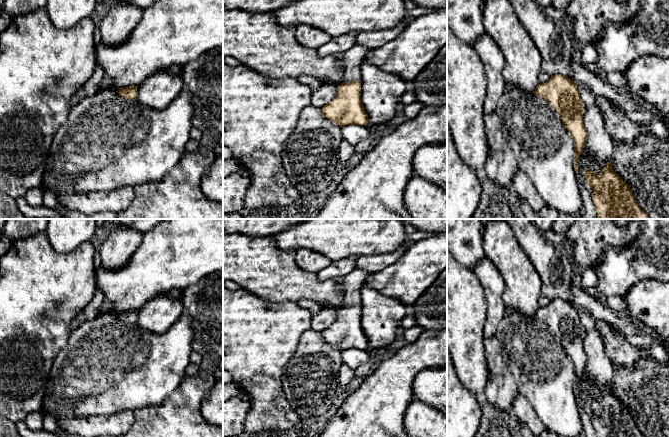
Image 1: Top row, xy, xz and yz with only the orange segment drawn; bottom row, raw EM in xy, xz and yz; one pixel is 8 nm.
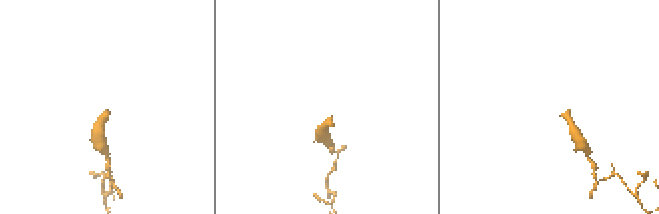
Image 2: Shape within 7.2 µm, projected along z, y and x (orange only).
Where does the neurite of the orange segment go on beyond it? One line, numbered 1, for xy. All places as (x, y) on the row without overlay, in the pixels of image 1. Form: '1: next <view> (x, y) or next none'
1: next none

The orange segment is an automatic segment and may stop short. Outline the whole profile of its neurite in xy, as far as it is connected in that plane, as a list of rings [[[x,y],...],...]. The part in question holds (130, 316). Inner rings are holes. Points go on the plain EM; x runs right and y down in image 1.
[[[132,309],[126,312],[119,313],[117,316],[119,317],[119,319],[126,323],[135,324],[137,321],[137,310]]]

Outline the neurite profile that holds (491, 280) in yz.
[[[487,257],[478,263],[473,272],[481,282],[487,302],[487,317],[483,329],[485,339],[496,335],[498,325],[506,315],[503,301],[505,283],[498,269]]]

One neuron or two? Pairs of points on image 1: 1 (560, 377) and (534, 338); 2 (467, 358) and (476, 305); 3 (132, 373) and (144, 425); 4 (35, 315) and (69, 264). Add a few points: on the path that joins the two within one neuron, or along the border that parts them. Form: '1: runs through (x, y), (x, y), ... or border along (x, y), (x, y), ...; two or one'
1: runs through (550, 367), (534, 351), (534, 348); one
2: runs through (467, 345), (467, 318); one
3: border along (162, 401), (159, 404), (136, 408), (132, 411); two
4: runs through (38, 302), (63, 277); one

